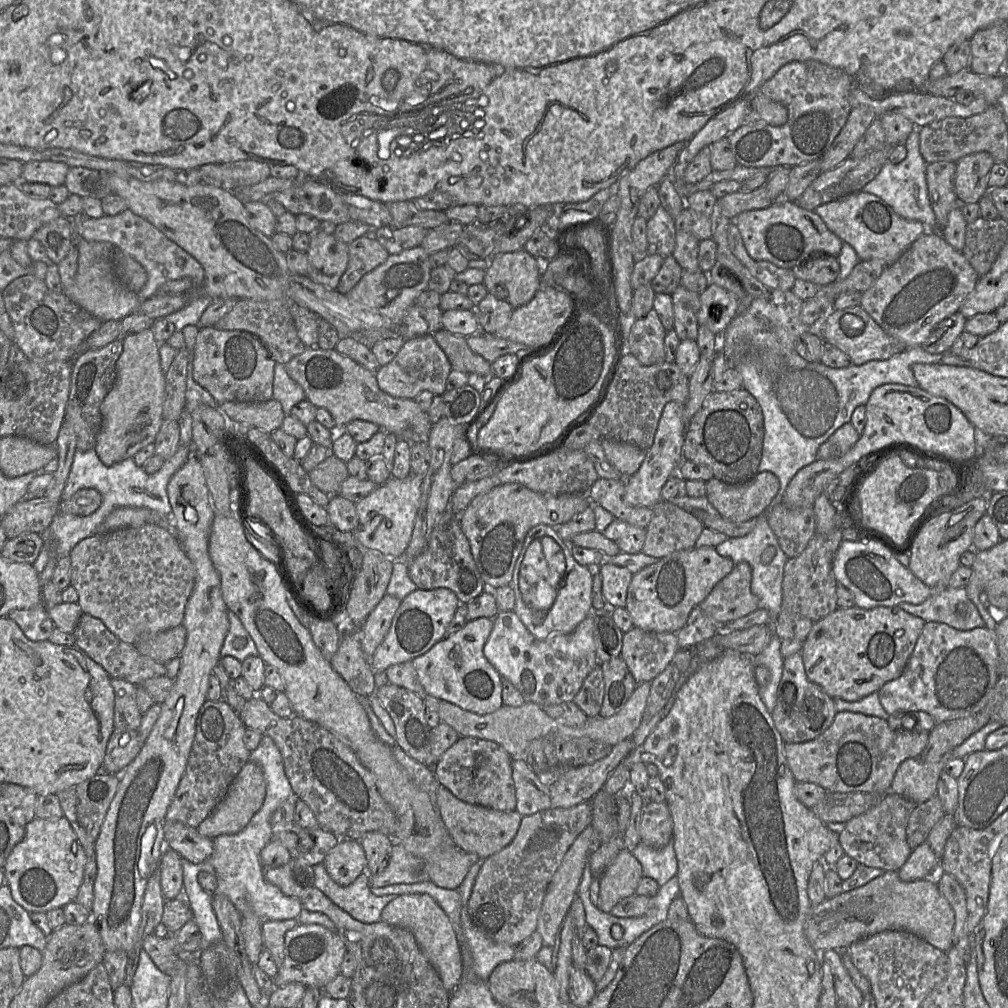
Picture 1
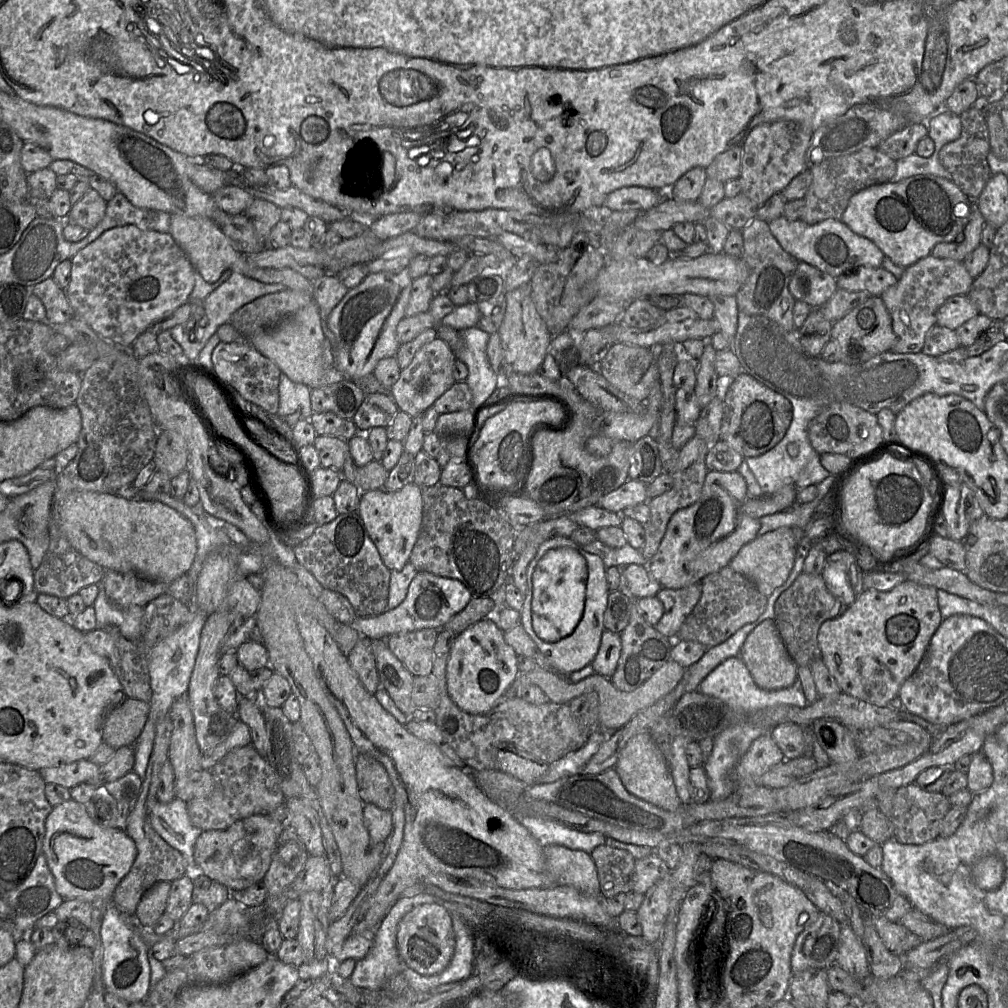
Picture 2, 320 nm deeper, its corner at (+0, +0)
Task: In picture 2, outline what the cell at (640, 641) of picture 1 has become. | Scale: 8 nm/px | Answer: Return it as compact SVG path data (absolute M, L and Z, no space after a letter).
M700 582L681 589L661 588L655 597L663 604L663 615L654 628L675 639L680 626L699 601L701 591Z

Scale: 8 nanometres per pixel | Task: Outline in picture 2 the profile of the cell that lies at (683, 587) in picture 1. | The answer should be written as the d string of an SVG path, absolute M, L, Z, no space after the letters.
M708 471L700 497L692 505L675 512L647 570L662 588L681 589L729 565L740 549L757 537L760 518L741 512L747 484L738 472Z

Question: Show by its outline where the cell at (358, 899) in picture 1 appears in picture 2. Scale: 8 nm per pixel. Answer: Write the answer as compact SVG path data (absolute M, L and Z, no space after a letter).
M420 893L411 897L402 897L396 901L376 929L370 951L363 959L357 961L356 967L350 976L350 981L353 985L370 990L380 989L386 980L402 972L402 960L398 954L396 944L398 924L408 912L423 904L438 903L433 896L426 893Z

